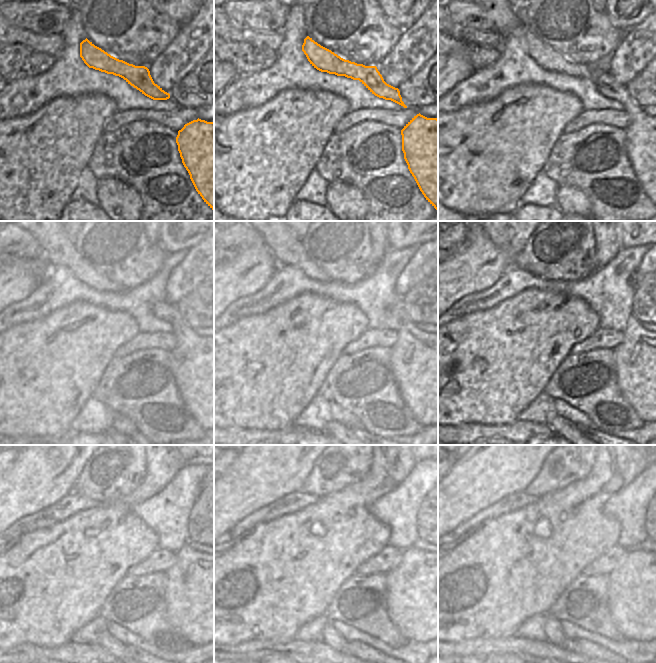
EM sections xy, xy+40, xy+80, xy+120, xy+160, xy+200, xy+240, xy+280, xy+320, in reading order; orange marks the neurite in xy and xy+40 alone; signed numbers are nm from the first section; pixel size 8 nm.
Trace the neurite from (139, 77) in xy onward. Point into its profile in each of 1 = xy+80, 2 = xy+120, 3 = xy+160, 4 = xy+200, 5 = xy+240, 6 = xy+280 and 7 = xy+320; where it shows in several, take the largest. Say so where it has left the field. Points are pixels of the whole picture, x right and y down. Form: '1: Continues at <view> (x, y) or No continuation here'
1: Continues at xy+80 (641, 134)
2: Continues at xy+120 (193, 359)
3: Continues at xy+160 (417, 359)
4: Continues at xy+200 (641, 359)
5: Continues at xy+240 (193, 587)
6: Continues at xy+280 (417, 601)
7: Continues at xy+320 (641, 592).

